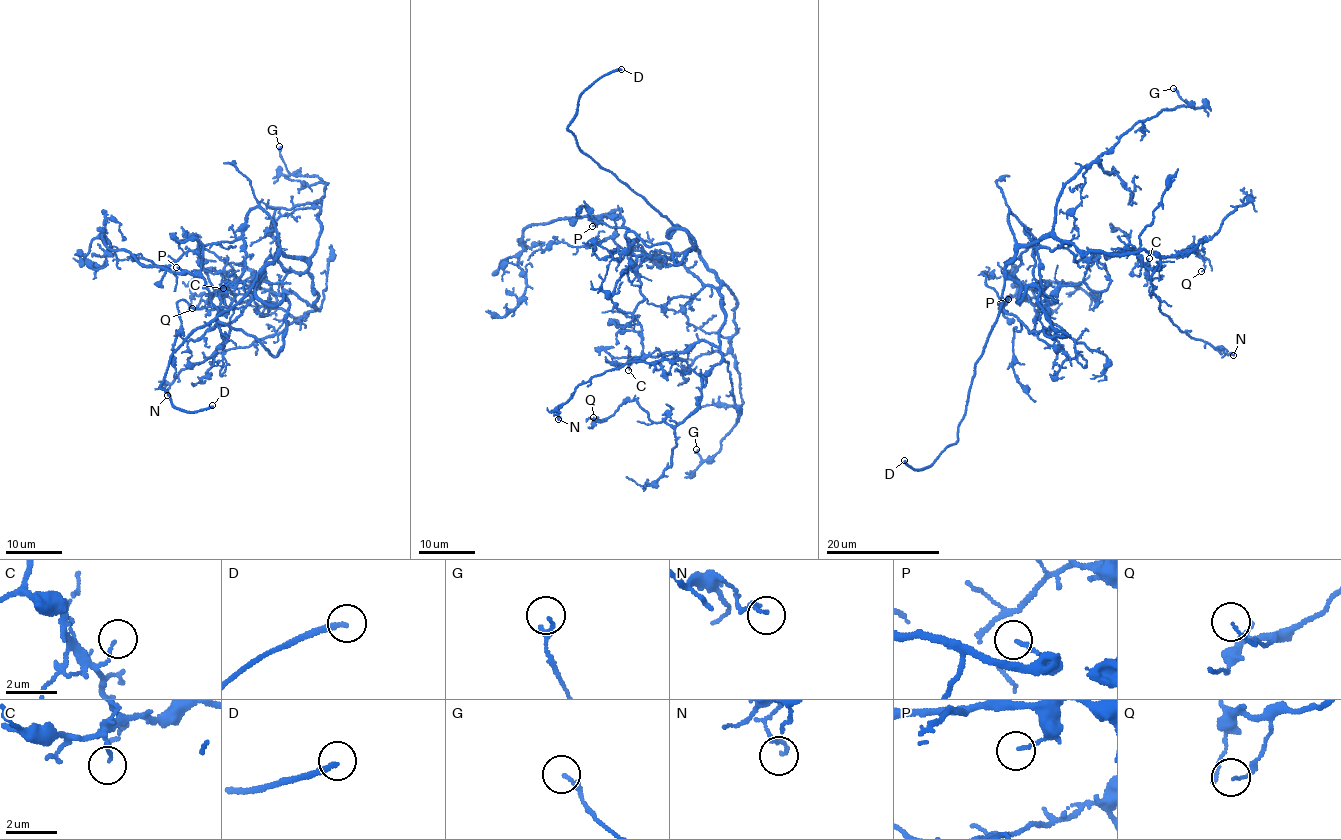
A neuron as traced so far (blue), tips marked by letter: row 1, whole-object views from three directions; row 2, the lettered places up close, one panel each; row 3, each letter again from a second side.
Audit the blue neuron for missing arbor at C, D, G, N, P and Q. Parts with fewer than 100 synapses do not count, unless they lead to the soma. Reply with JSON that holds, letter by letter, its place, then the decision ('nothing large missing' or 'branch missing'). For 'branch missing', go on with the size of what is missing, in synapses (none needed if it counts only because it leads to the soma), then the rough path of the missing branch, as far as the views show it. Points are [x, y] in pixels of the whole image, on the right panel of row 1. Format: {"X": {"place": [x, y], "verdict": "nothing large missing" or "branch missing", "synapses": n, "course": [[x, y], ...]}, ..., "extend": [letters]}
{"C": {"place": [1149, 258], "verdict": "nothing large missing"}, "D": {"place": [904, 460], "verdict": "branch missing", "course": [[904, 460], [896, 423], [911, 320], [907, 285], [863, 258], [870, 215], [852, 179]]}, "G": {"place": [1173, 88], "verdict": "nothing large missing"}, "N": {"place": [1233, 355], "verdict": "nothing large missing"}, "P": {"place": [1008, 299], "verdict": "nothing large missing"}, "Q": {"place": [1201, 271], "verdict": "nothing large missing"}, "extend": ["D"]}

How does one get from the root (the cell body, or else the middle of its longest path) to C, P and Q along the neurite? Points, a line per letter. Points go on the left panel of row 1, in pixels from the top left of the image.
C: (283, 344), (288, 301), (265, 304), (256, 278), (281, 254), (305, 262), (315, 307), (249, 281), (223, 288)
P: (283, 344), (273, 356), (252, 336), (221, 322), (206, 282), (176, 267)
Q: (283, 344), (288, 301), (256, 278), (302, 259), (319, 311), (301, 321), (216, 289), (192, 308)

